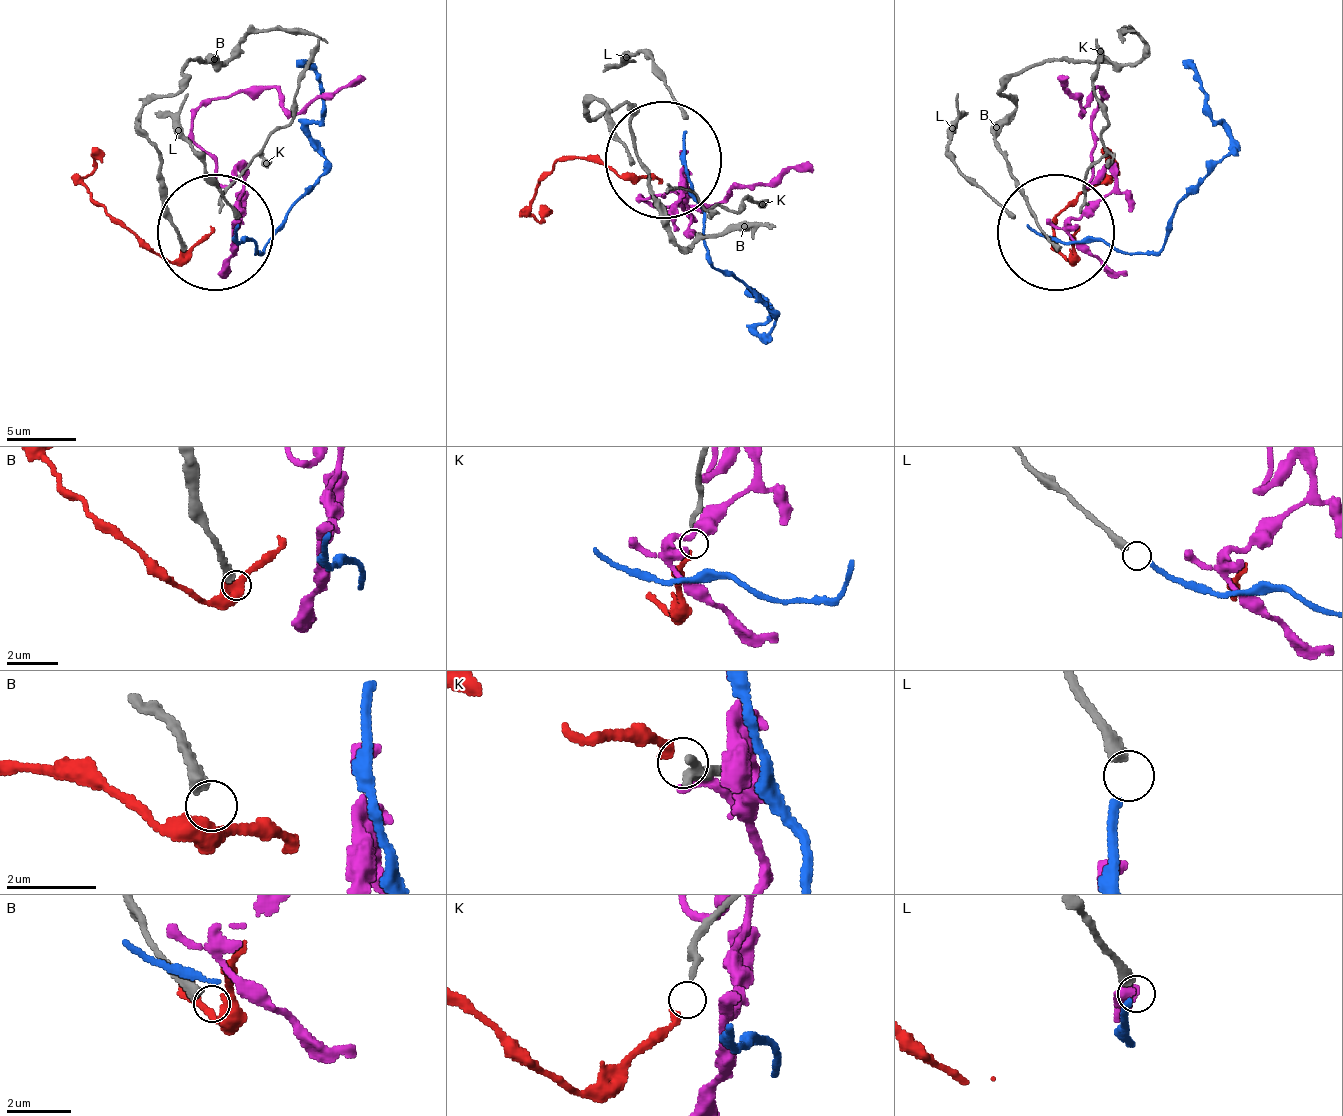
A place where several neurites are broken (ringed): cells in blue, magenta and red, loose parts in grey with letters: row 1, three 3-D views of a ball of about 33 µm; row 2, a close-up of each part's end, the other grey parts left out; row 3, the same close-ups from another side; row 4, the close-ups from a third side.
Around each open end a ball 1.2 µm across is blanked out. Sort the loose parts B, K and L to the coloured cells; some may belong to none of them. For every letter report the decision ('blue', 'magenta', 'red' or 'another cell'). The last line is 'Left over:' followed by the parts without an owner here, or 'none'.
B: another cell
K: red
L: blue
Left over: B

